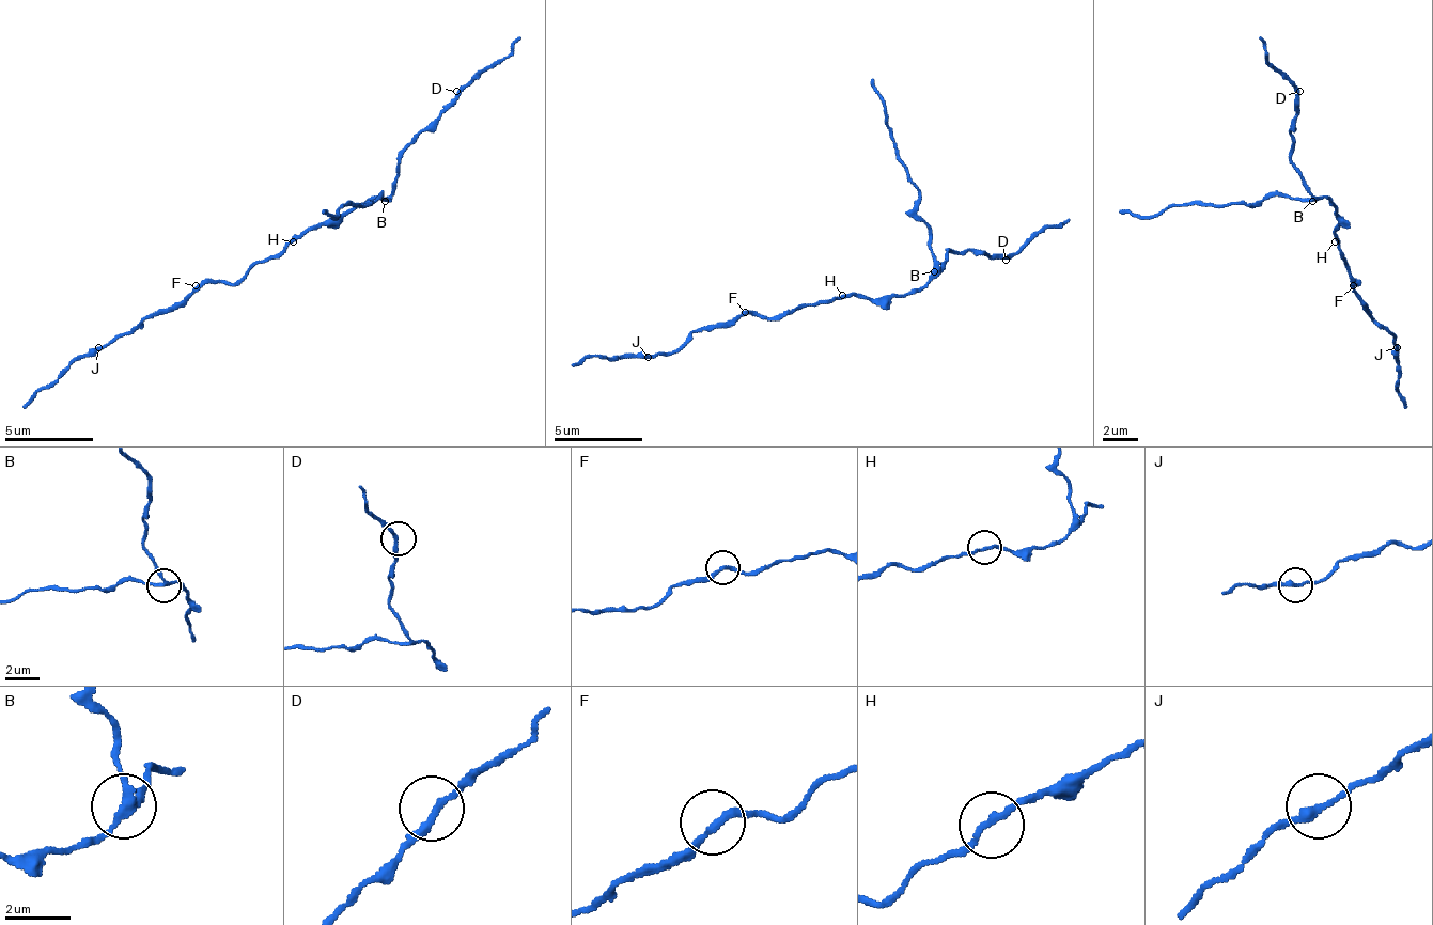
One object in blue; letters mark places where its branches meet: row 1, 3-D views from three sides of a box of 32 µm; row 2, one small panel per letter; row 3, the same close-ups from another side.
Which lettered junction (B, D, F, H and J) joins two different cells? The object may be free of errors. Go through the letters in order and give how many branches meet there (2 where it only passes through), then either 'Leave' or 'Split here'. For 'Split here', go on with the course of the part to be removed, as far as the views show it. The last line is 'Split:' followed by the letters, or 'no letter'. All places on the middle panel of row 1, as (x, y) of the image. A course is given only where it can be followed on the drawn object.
B: Branches: 3. Split here. Course of the part to remove: (935, 272), (930, 224), (917, 210), (917, 188), (890, 136), (886, 100), (873, 78)
D: Branches: 2. Leave
F: Branches: 2. Leave
H: Branches: 2. Leave
J: Branches: 2. Leave
Split: B

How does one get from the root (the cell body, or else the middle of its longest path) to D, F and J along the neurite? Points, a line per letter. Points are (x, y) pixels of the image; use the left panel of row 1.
D: (293, 241), (311, 229), (338, 224), (351, 210), (386, 198), (394, 188), (404, 149), (456, 91)
F: (293, 241), (266, 260), (258, 260), (235, 281), (204, 281), (196, 285)
J: (293, 241), (258, 260), (235, 281), (196, 285), (178, 303), (143, 316), (98, 347)

